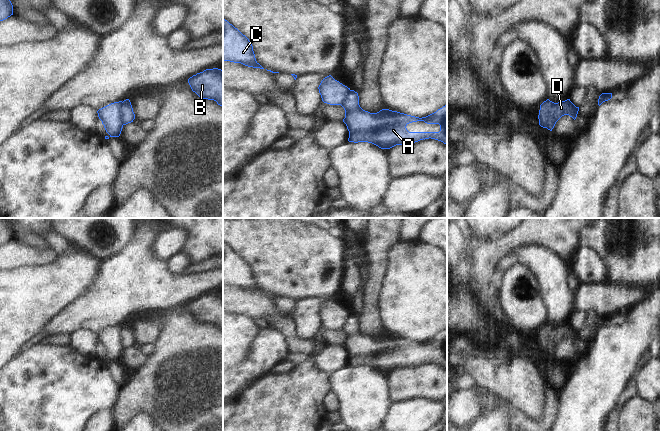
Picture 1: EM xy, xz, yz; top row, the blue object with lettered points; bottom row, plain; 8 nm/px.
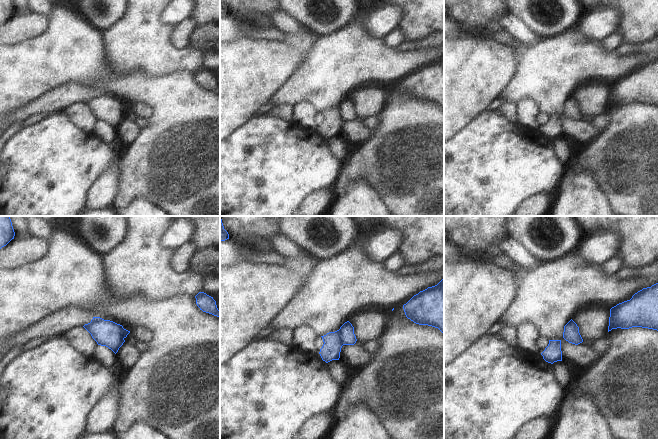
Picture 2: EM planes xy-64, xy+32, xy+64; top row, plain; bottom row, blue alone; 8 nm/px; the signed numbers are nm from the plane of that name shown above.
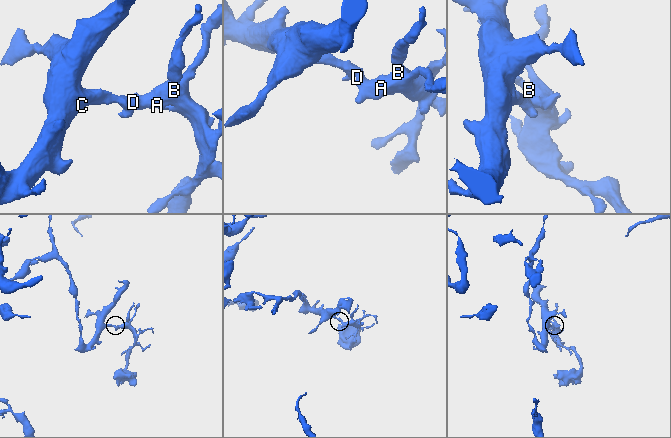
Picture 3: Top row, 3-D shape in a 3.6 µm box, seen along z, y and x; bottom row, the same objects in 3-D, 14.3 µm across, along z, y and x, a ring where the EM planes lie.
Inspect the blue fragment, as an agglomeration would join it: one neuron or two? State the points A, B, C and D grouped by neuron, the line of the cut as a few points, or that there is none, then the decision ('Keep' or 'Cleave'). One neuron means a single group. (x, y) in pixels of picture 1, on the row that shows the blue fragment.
Groups: A B D / C. Split along yz (552, 102), (549, 108), (549, 118), (555, 122). Cleave.

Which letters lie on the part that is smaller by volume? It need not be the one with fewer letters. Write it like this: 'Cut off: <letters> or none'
Cut off: A, B, D

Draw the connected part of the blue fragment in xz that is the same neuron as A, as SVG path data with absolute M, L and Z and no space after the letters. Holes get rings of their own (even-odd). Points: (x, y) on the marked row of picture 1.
M351 90L344 98L341 106L345 110L345 118L343 122L346 124L349 131L349 142L368 142L378 146L381 149L390 149L396 145L402 145L404 143L415 143L425 139L435 139L443 142L447 145L447 104L436 112L426 117L415 117L392 111L389 109L382 109L377 113L370 113L363 110L359 105L358 93ZM424 121L427 124L439 124L439 132L409 132L406 126L409 123Z

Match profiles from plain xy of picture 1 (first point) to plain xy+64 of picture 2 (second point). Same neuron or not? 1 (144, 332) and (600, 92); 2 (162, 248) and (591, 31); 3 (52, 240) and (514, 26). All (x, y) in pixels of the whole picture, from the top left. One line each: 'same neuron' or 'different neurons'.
1: same neuron
2: same neuron
3: same neuron

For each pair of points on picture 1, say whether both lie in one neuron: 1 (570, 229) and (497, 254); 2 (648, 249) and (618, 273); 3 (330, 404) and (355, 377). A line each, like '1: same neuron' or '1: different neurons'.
1: same neuron
2: same neuron
3: different neurons

